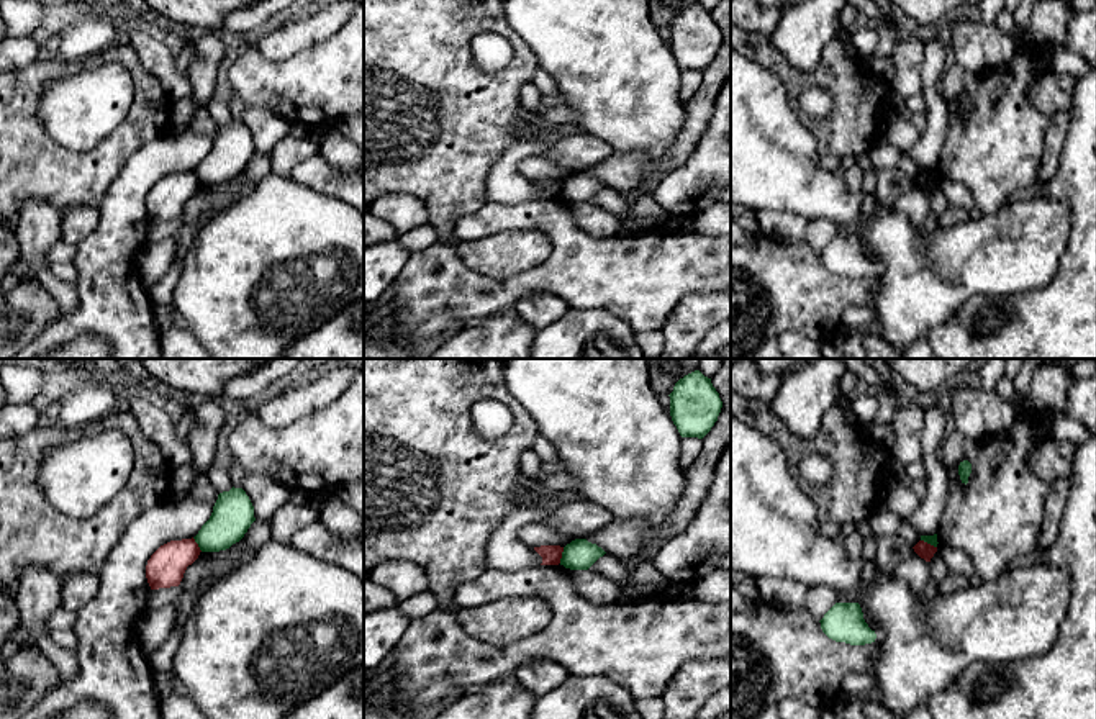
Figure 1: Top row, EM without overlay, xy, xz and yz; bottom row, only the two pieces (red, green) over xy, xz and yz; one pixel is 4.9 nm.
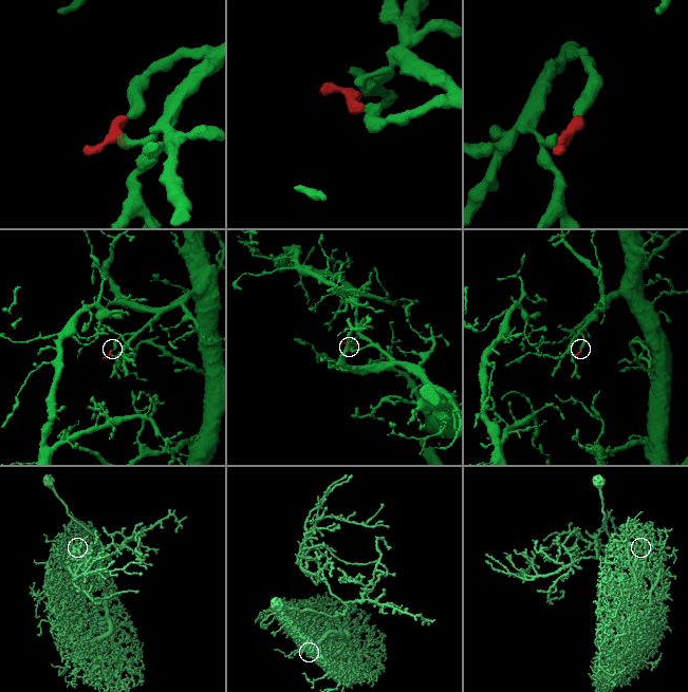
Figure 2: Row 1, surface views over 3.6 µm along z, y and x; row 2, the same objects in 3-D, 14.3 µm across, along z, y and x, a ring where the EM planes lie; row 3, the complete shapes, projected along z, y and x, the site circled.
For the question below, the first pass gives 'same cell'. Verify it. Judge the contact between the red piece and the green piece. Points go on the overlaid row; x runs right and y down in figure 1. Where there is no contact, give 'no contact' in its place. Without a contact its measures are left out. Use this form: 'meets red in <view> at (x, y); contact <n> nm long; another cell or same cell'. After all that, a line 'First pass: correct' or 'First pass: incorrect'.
meets red in xz at (561, 556); contact 80 nm long; same cell
First pass: correct

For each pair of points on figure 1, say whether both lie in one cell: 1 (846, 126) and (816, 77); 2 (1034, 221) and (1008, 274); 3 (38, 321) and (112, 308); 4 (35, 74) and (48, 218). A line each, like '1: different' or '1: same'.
1: same
2: same
3: different
4: different

